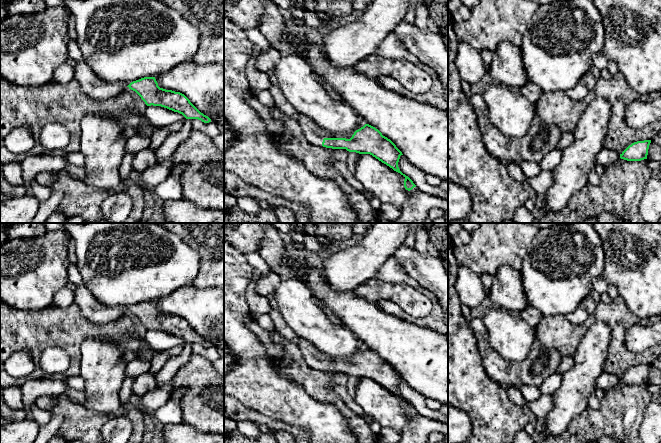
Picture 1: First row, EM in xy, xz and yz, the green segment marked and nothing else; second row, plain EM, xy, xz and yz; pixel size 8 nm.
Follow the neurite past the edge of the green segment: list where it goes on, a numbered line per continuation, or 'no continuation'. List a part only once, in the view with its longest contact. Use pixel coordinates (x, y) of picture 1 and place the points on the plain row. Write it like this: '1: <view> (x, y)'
1: xz (314, 358)

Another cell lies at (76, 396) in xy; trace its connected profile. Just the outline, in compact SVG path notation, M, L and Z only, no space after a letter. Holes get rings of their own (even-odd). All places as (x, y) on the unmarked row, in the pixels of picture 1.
M69 388L64 395L68 396L73 402L78 404L82 404L85 398L84 391L71 388Z

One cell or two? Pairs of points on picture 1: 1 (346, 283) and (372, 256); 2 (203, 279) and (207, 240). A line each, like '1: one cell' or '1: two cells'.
1: one cell
2: one cell

